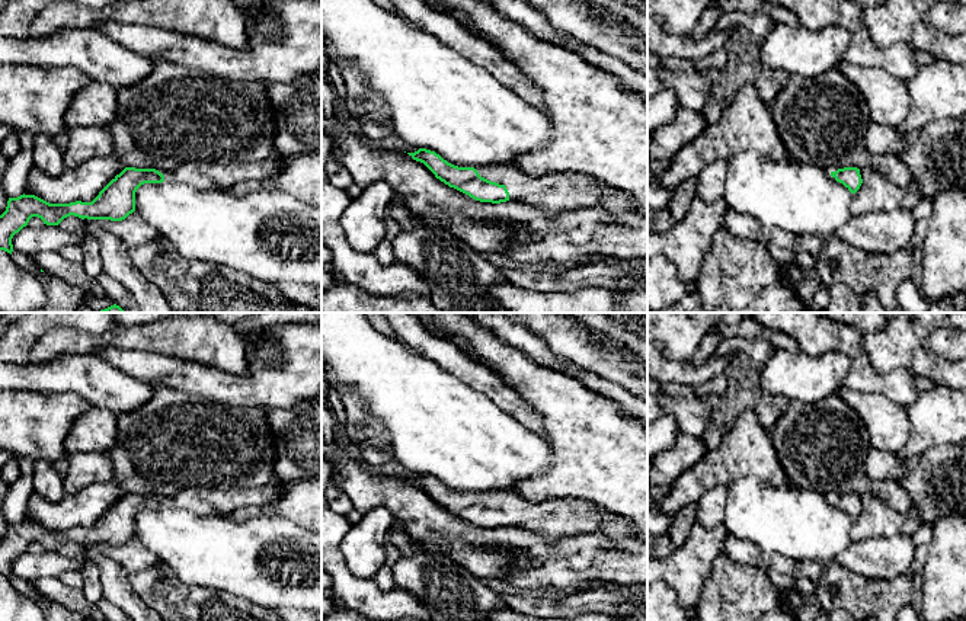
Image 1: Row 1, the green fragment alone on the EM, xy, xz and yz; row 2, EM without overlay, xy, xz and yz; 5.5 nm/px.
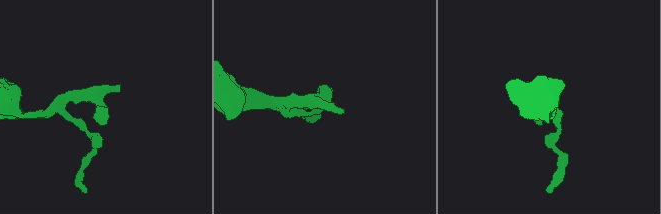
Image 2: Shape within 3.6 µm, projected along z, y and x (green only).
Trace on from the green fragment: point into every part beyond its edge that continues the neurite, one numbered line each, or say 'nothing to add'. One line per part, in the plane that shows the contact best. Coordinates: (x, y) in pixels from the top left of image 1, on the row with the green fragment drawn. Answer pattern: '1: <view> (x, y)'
1: xz (557, 192)

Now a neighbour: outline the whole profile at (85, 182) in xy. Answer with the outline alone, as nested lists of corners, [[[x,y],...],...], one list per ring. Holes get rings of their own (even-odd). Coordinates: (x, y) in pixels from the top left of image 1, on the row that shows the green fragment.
[[[113,154],[89,159],[77,167],[65,167],[58,176],[51,176],[33,164],[26,189],[49,204],[92,202],[124,169],[125,164]]]

